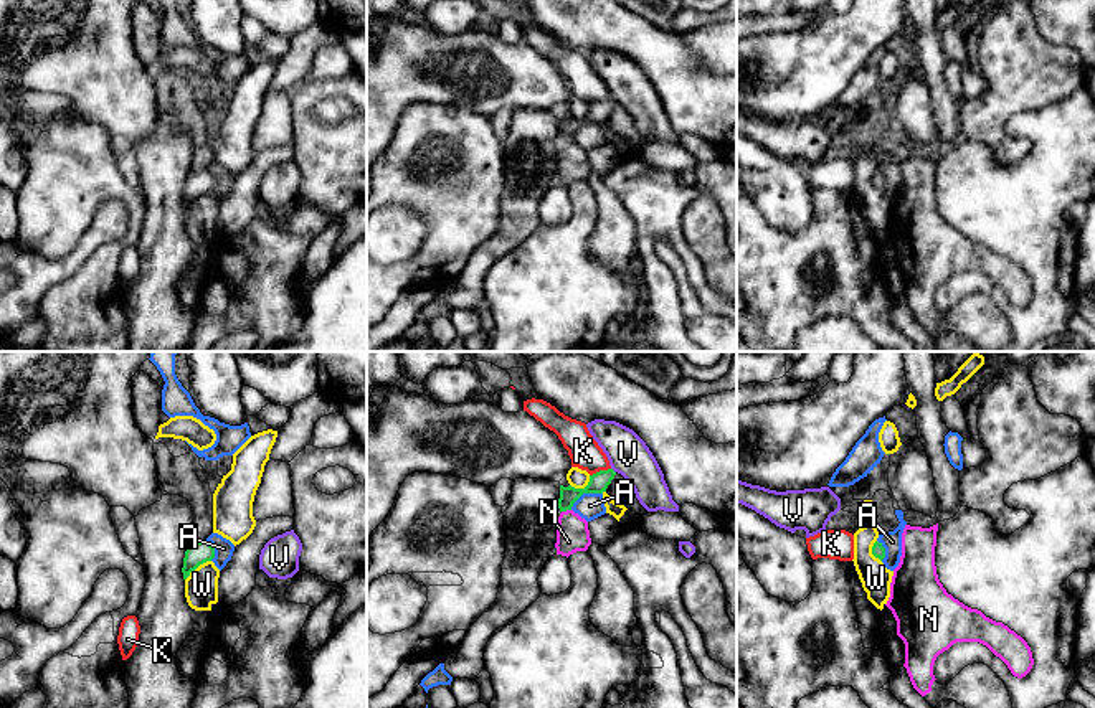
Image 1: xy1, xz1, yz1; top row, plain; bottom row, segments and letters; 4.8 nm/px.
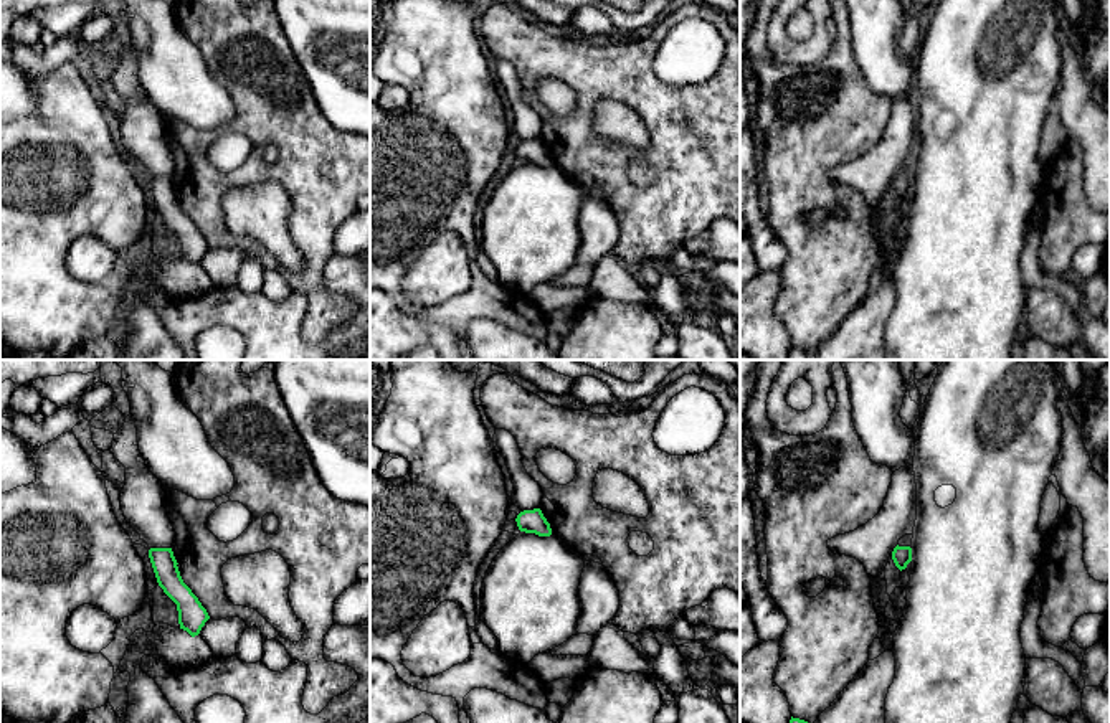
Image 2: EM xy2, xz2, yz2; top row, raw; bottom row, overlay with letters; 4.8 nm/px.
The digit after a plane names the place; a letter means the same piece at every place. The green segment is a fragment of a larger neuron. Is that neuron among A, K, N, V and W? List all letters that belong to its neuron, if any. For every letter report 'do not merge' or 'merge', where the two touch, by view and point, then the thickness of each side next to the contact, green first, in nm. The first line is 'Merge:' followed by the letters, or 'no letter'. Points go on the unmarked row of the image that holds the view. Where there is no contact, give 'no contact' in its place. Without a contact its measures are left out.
Merge: no letter
A: do not merge; meets green in xz1 at (585, 122); 100 nm thick on the green side, 130 nm on the other
K: do not merge; meets green in xz1 at (600, 101); 100 nm thick on the green side, 150 nm on the other
N: do not merge; meets green in xz1 at (565, 141); 100 nm thick on the green side, 160 nm on the other
V: do not merge; meets green in xz1 at (613, 101); 100 nm thick on the green side, 200 nm on the other
W: do not merge; meets green in xy1 at (197, 197); 120 nm thick on the green side, 160 nm on the other

